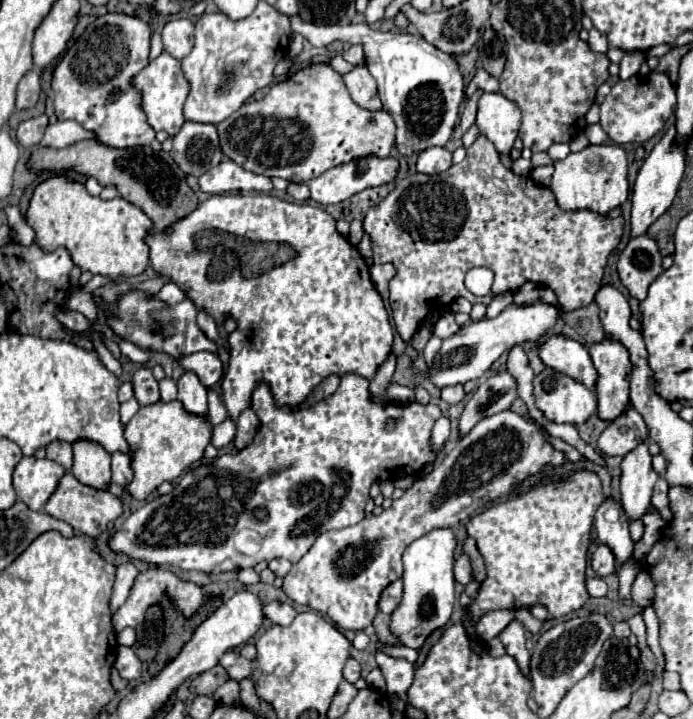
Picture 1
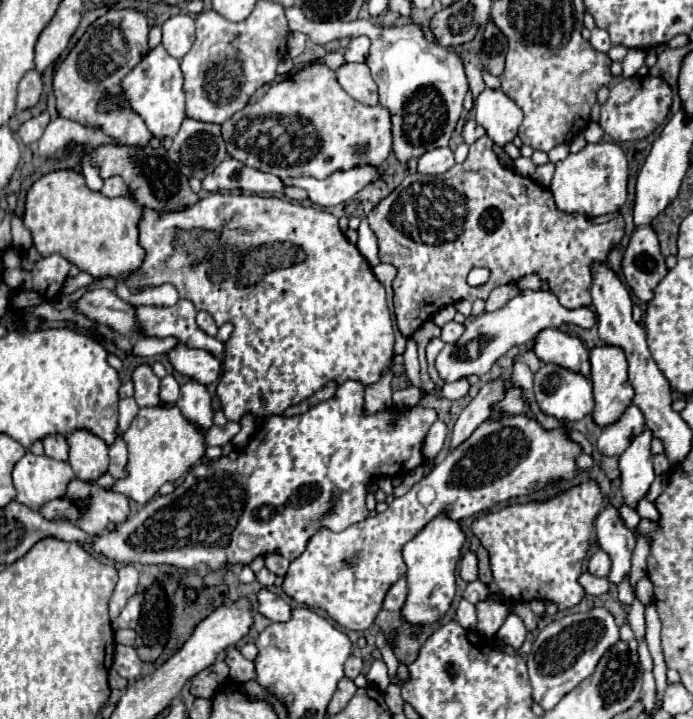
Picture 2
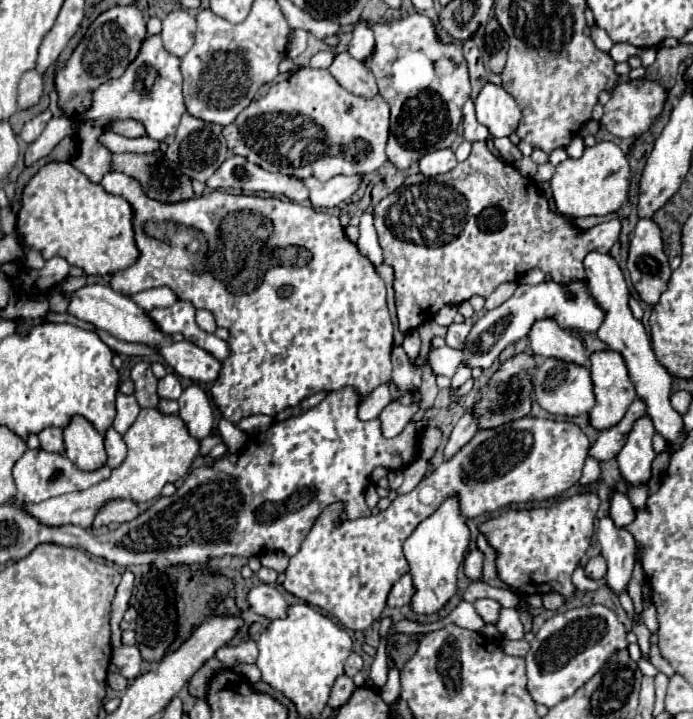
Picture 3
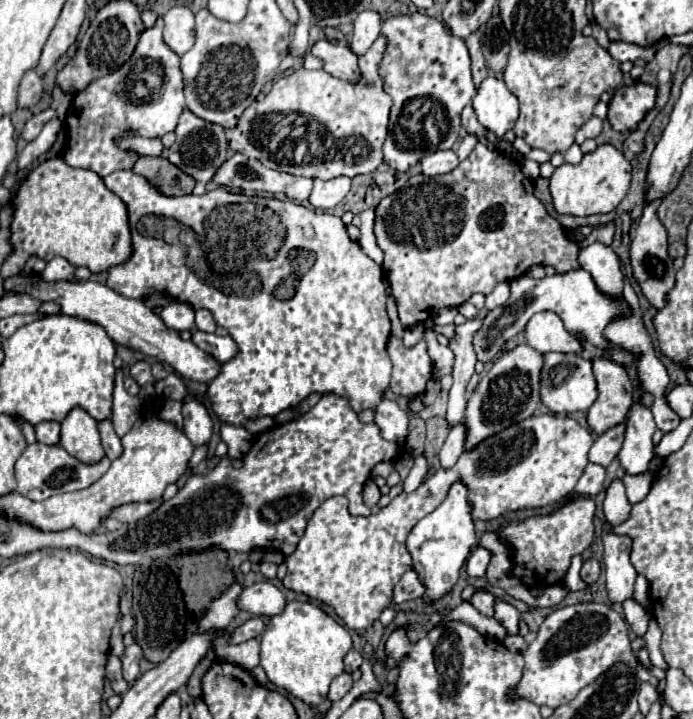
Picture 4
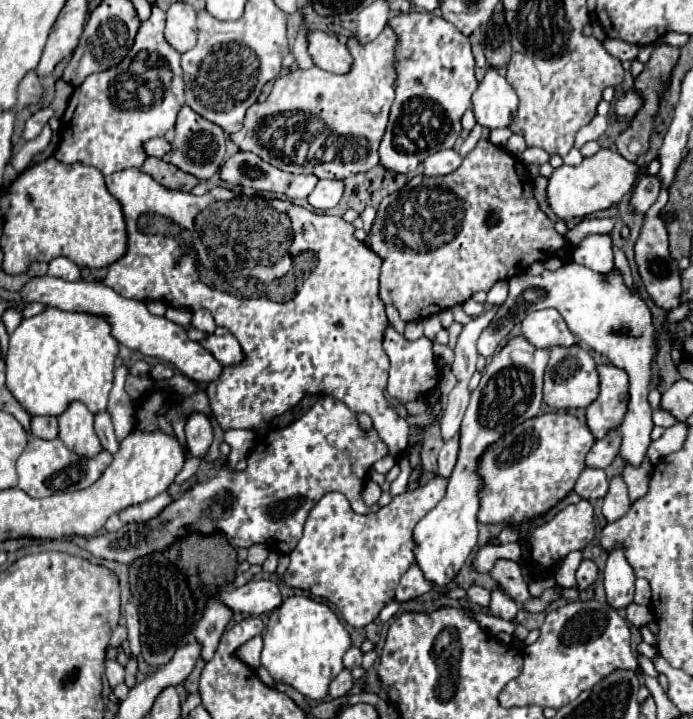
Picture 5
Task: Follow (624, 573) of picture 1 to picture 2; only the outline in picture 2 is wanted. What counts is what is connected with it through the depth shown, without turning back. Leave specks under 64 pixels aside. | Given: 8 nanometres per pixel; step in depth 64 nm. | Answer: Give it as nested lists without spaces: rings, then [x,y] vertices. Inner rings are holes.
[[[628,578],[618,586],[618,600],[620,600],[624,606],[630,606],[632,600],[634,600],[632,588],[630,588],[630,584],[628,584]]]

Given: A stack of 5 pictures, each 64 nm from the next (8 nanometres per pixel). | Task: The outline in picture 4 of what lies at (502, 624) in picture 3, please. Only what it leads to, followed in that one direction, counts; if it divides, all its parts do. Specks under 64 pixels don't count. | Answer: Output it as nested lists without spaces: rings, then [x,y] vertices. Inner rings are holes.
[[[496,598],[496,604],[494,604],[494,618],[506,626],[508,634],[518,634],[520,612],[516,610],[516,606],[512,606],[510,602],[504,602],[502,598]]]

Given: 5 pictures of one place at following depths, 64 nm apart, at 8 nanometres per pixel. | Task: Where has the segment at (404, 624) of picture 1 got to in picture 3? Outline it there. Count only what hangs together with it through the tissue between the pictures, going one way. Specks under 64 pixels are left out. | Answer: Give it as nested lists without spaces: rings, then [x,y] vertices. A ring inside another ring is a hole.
[[[458,496],[444,500],[440,508],[432,516],[422,520],[408,536],[408,540],[404,542],[404,556],[410,564],[410,574],[416,586],[416,594],[410,604],[418,614],[438,612],[454,596],[458,568],[464,562],[468,546],[470,528],[466,524],[466,516],[460,512]]]

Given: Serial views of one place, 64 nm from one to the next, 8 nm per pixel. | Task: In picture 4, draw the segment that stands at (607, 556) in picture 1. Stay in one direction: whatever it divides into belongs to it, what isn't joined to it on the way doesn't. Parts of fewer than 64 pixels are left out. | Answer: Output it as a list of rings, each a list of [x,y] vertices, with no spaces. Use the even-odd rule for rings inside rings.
[[[586,560],[582,564],[582,570],[580,570],[580,578],[586,582],[586,584],[592,584],[596,582],[600,576],[600,564],[596,560]]]

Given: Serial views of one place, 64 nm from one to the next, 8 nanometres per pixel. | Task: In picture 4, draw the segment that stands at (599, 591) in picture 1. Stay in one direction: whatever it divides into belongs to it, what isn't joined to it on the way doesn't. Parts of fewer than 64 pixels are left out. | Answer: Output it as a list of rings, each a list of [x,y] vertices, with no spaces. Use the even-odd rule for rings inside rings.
[[[574,556],[572,562],[570,562],[570,568],[568,568],[568,572],[566,572],[564,580],[562,580],[568,590],[582,590],[582,588],[586,588],[586,584],[582,582],[582,578],[578,574],[580,566],[582,566],[582,556]]]

